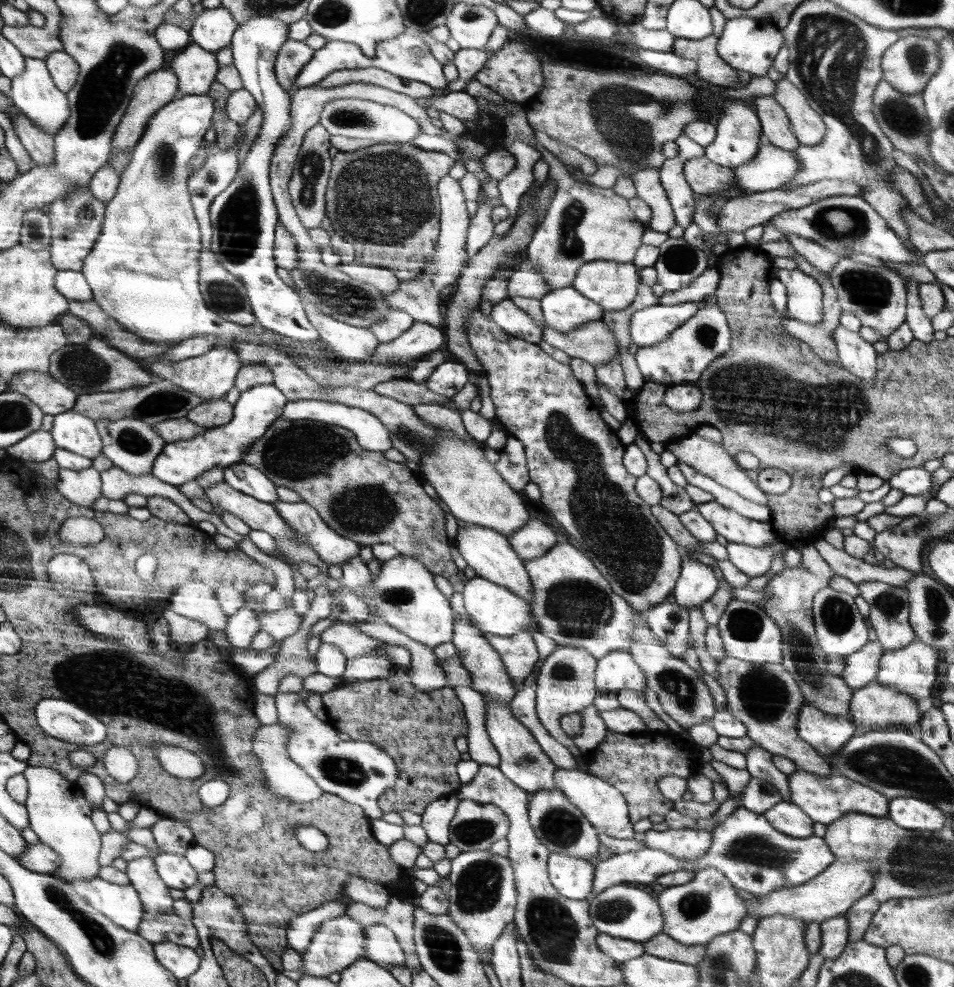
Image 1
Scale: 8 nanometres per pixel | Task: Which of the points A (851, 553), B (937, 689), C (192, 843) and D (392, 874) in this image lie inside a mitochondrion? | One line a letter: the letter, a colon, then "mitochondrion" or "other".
A: other
B: other
C: other
D: other

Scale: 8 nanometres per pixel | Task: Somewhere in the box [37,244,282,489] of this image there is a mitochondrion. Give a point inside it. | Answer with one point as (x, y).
(79, 368)

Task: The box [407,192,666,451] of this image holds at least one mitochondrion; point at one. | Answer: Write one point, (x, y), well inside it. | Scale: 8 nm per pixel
(570, 246)

